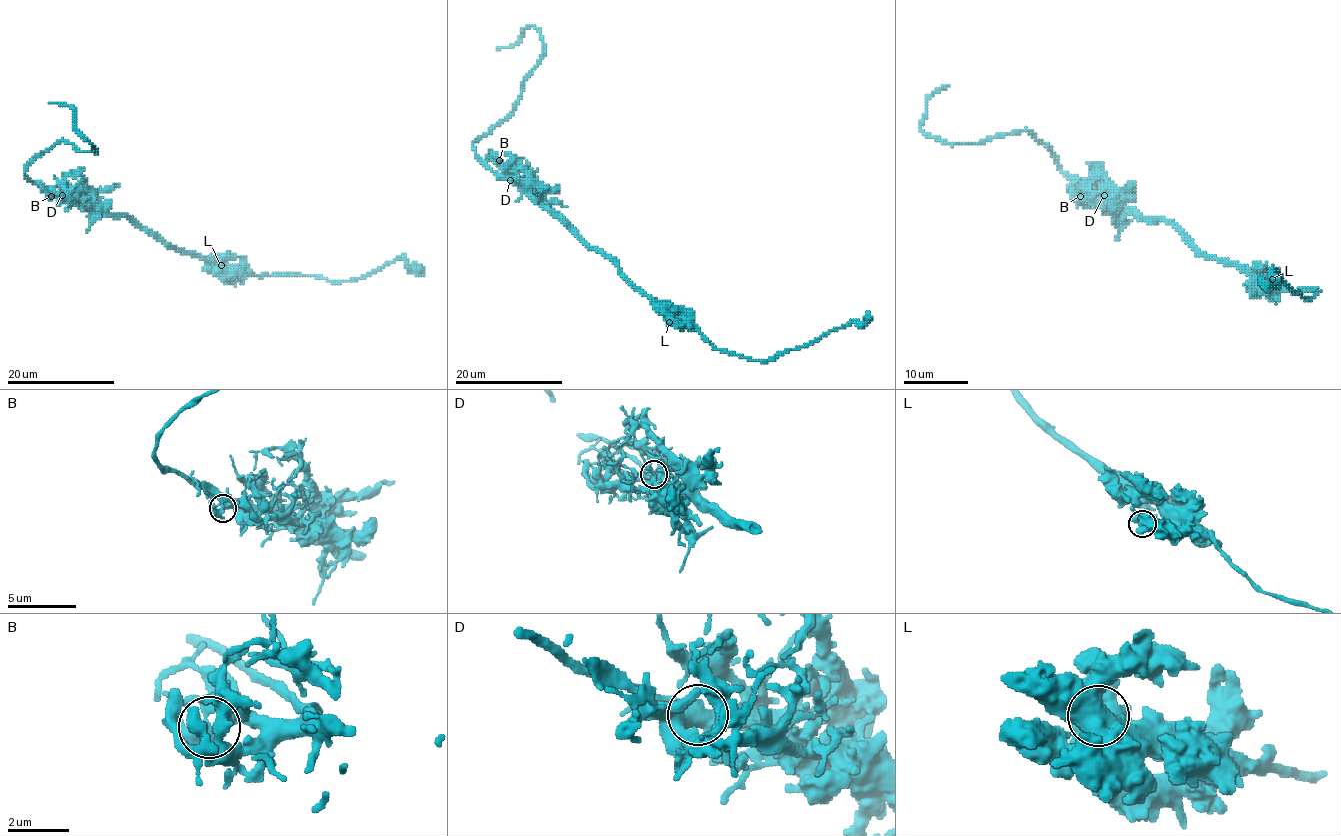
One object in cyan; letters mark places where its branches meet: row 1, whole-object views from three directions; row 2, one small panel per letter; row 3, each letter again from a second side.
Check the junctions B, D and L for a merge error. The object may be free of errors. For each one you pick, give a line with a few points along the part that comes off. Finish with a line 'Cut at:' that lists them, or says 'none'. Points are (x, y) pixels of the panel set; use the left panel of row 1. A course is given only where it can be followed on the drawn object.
Cut at: none

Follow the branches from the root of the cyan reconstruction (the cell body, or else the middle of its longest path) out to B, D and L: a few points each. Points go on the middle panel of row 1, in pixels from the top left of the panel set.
B: (577, 235), (534, 202), (499, 160)
D: (577, 235), (510, 180)
L: (577, 235), (601, 250), (665, 312), (669, 322)

